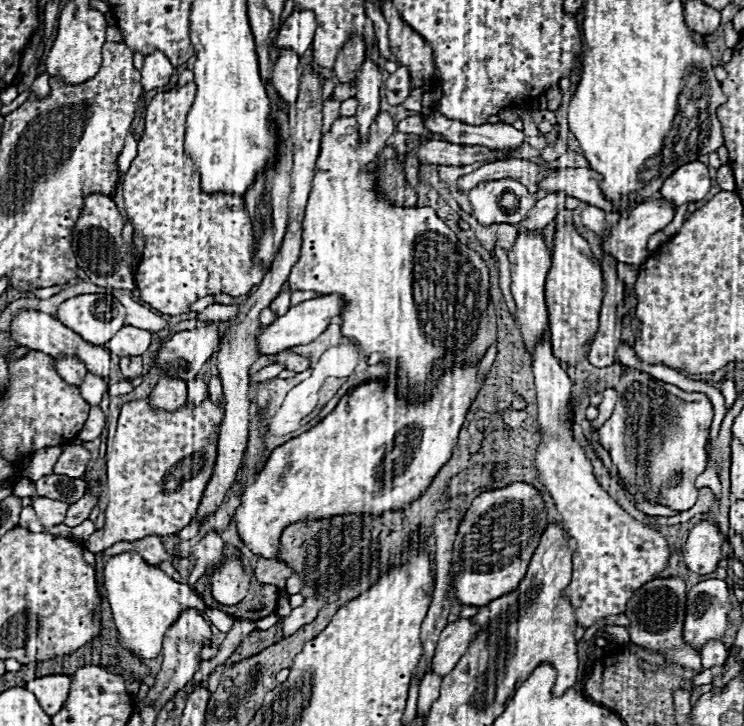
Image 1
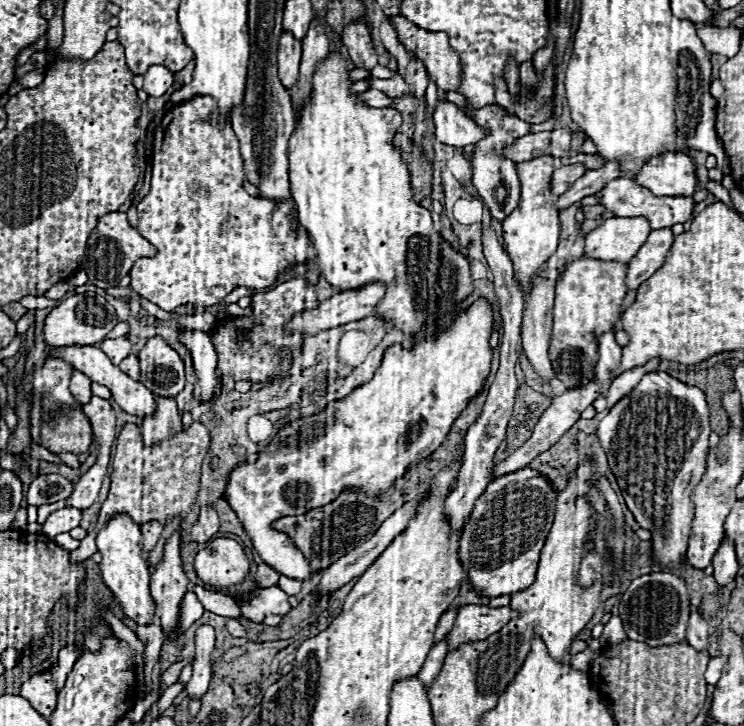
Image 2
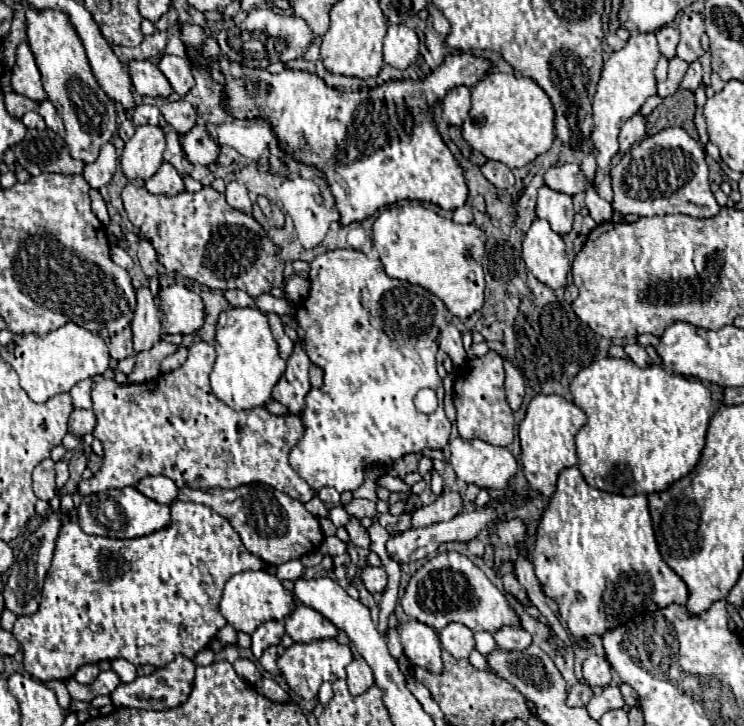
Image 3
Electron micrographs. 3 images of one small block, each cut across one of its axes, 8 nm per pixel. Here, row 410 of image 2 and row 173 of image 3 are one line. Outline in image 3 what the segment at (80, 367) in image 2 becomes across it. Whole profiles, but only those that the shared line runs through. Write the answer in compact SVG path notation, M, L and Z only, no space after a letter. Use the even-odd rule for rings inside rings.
M138 126L136 134L126 142L122 152L122 170L128 178L150 178L164 162L162 152L166 146L166 128Z

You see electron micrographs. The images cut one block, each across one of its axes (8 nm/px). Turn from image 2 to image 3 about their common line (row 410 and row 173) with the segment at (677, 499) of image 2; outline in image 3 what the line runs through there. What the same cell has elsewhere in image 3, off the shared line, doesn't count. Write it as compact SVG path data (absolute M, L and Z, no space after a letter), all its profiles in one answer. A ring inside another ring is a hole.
M672 126L654 136L636 142L620 160L610 168L614 200L612 208L620 216L662 216L662 214L688 214L696 218L712 218L718 214L718 202L710 190L708 164L704 142L688 136L686 130Z

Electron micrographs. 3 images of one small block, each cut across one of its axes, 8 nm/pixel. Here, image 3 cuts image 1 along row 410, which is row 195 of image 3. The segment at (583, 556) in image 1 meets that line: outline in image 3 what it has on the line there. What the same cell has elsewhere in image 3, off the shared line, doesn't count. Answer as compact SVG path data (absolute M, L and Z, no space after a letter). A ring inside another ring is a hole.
M542 186L538 190L536 216L542 220L548 220L552 230L556 234L564 236L572 230L572 224L574 224L572 198L568 194L562 194L562 192L556 192L548 186Z

